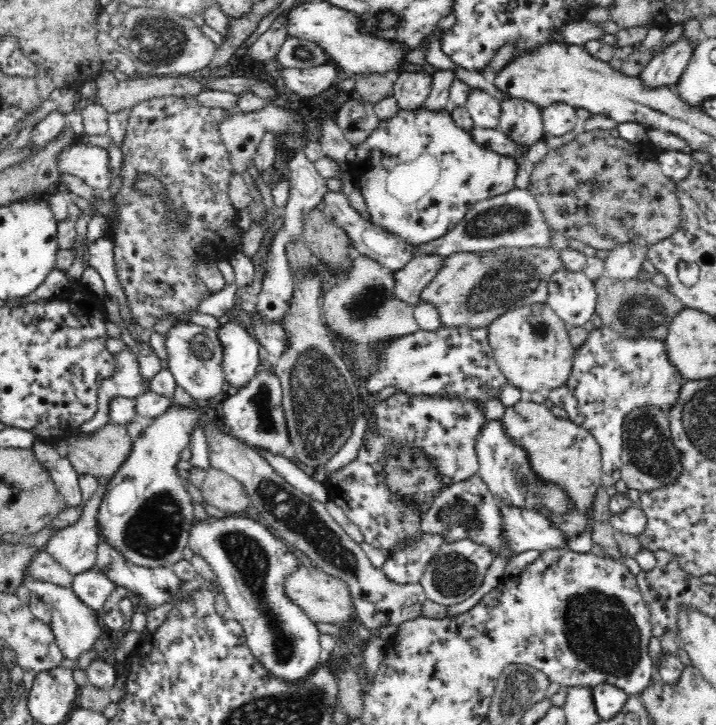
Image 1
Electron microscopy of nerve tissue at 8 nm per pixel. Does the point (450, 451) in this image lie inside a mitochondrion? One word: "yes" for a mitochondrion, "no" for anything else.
no

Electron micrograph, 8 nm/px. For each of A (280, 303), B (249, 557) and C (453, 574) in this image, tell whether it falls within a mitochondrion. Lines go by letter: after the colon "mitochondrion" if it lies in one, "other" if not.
A: other
B: mitochondrion
C: mitochondrion

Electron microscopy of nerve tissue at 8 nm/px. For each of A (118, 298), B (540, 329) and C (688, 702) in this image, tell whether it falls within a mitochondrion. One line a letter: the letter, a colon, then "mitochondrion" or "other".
A: other
B: mitochondrion
C: other

